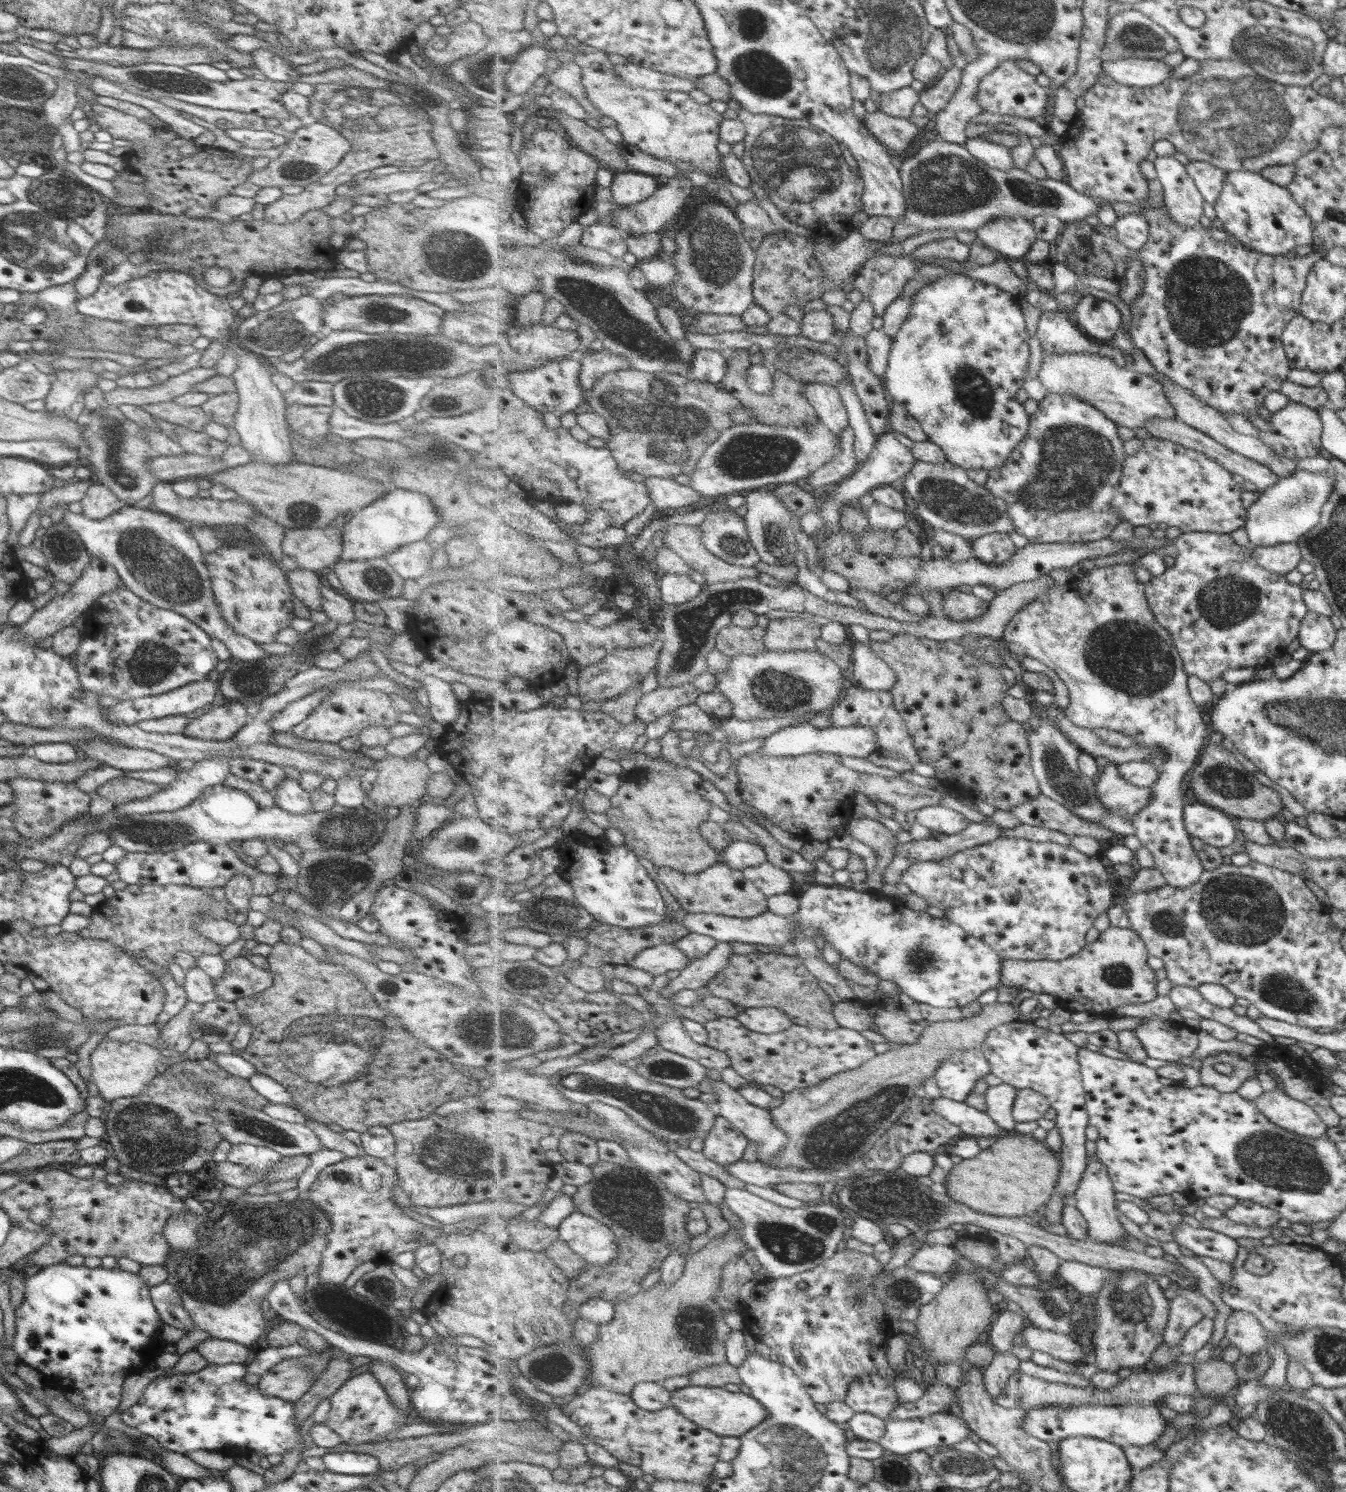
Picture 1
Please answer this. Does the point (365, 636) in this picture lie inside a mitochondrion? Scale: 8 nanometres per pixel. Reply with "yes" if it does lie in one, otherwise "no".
no

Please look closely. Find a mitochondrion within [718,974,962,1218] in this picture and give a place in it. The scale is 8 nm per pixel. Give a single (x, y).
(833, 1138)

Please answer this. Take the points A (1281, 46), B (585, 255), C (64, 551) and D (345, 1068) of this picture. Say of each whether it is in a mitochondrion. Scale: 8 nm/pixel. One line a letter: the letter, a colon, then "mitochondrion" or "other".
A: mitochondrion
B: mitochondrion
C: mitochondrion
D: mitochondrion

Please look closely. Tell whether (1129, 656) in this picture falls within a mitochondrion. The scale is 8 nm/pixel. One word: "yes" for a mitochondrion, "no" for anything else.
yes

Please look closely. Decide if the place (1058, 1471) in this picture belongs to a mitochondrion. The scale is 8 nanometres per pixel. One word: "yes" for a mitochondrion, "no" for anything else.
no

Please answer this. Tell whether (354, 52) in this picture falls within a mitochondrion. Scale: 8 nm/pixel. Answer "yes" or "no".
no

